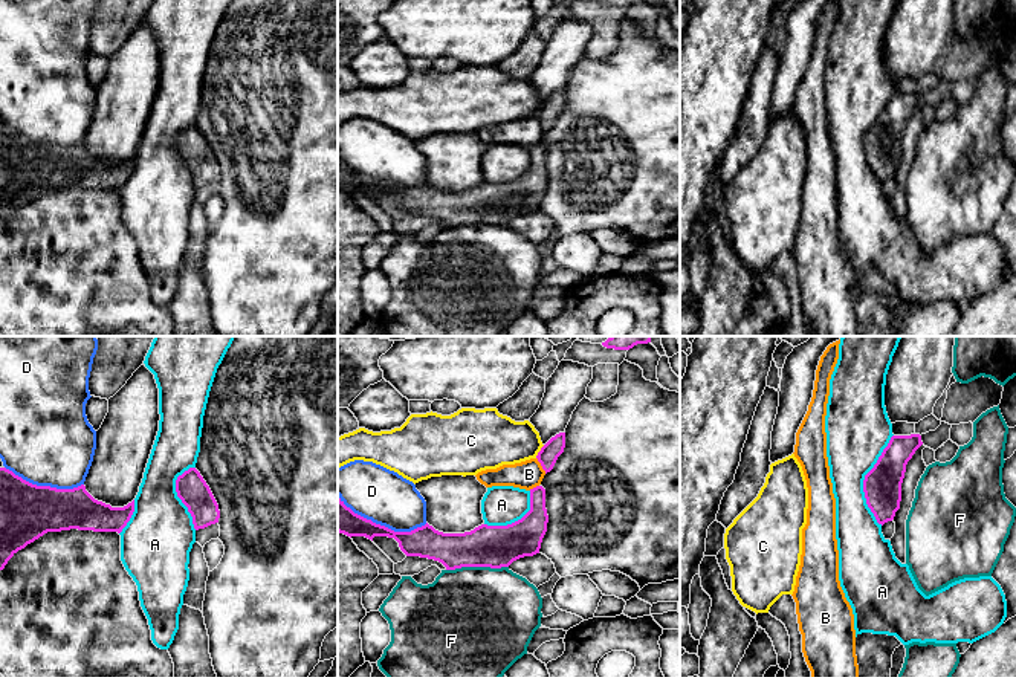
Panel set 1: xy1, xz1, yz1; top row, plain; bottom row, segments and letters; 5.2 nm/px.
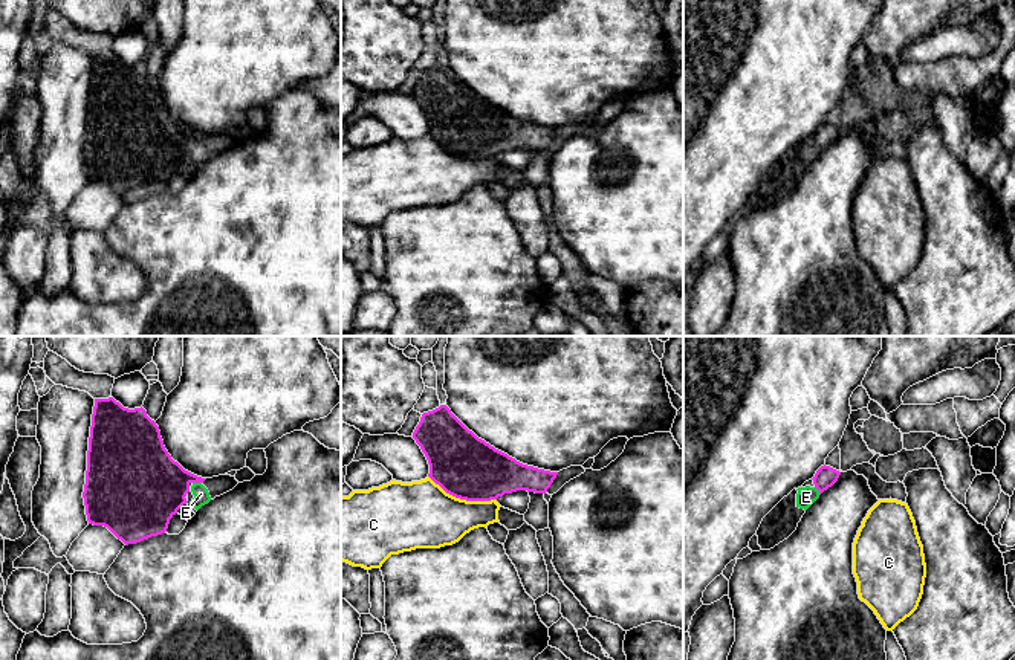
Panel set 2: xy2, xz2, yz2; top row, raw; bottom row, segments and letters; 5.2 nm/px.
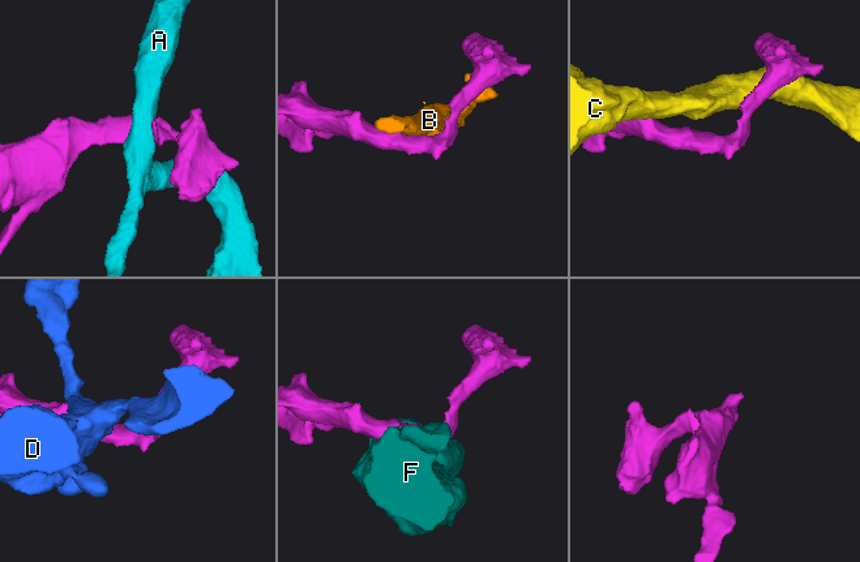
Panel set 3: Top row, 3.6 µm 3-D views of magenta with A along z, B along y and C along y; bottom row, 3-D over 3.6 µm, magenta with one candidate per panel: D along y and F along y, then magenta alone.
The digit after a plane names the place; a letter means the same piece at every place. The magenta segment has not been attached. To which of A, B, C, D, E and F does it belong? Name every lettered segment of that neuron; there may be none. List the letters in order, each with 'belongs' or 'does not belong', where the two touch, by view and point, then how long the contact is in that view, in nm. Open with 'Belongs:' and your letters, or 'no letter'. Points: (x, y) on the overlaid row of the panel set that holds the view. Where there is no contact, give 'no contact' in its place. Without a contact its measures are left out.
Belongs: E
A: does not belong | yz1 (863, 480) | 480 nm
B: does not belong | xz1 (541, 465) | 100 nm
C: does not belong | xz2 (462, 498) | 380 nm
D: does not belong | xz1 (379, 524) | 500 nm
E: belongs | xy2 (197, 482) | 50 nm
F: does not belong | xz1 (477, 566) | 320 nm

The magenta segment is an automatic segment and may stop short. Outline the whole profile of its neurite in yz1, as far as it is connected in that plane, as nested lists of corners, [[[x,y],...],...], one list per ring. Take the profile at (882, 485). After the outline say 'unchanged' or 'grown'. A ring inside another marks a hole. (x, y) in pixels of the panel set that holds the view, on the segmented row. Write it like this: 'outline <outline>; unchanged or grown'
outline [[[920,434],[892,436],[874,468],[865,475],[866,504],[878,524],[892,521],[900,509],[906,465],[921,445]]]; unchanged

